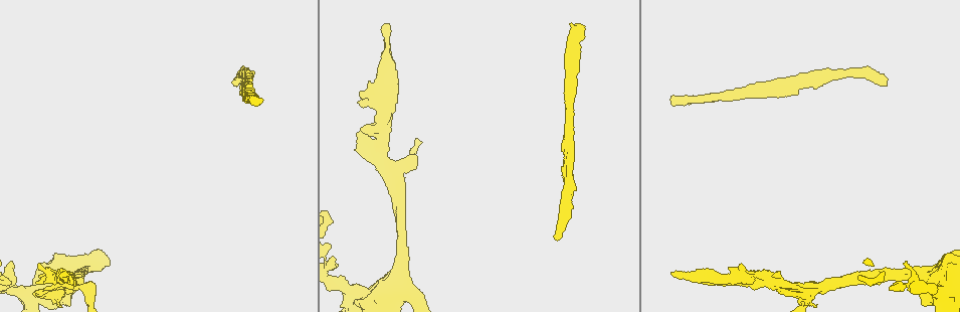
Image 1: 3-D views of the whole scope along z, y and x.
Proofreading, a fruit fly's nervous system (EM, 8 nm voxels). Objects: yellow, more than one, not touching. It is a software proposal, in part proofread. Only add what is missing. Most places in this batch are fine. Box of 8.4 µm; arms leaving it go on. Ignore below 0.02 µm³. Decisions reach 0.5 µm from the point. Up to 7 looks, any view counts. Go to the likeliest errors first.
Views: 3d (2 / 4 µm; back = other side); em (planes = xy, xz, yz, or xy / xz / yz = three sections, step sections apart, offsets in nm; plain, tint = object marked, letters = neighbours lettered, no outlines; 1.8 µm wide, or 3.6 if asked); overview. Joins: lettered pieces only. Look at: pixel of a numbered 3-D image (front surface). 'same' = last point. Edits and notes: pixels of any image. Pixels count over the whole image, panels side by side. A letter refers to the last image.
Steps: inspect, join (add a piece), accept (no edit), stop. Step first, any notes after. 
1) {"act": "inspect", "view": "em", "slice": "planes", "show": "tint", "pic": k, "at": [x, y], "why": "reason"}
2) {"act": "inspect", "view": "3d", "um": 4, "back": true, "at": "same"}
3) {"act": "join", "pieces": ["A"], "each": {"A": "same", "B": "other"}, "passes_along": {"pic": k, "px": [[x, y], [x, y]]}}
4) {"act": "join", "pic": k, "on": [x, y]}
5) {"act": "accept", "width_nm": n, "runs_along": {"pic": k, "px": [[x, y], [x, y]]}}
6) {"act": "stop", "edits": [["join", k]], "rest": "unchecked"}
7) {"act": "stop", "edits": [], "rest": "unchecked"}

{"act": "inspect", "view": "em", "slice": "xy", "step": 8, "show": "letters", "pic": 1, "at": [581, 25], "why": "an open end"}

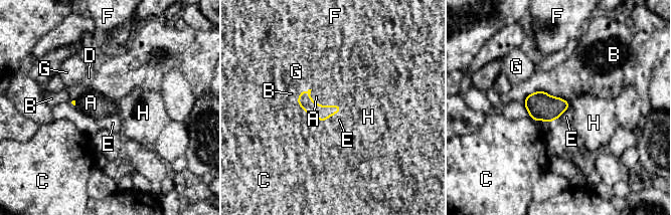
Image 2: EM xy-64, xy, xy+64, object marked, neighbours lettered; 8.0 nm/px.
{"act": "join", "pieces": ["A"], "longest_contact_nm": ["B", 360], "each": {"A": "same", "B": "other", "C": "other", "D": "other", "E": "other", "F": "other", "G": "other", "H": "other"}, "found": "it goes on there"}

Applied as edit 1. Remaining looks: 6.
{"act": "inspect", "view": "3d", "um": 4, "pic": 1, "at": [387, 24]}

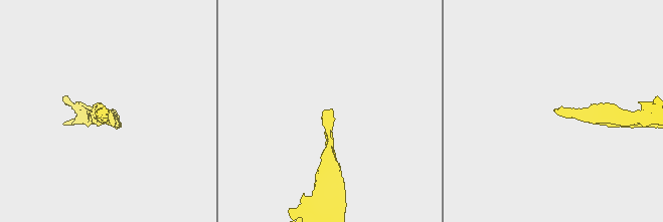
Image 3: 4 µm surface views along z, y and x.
{"act": "inspect", "view": "em", "slice": "planes", "show": "letters", "pic": 3, "at": [330, 111]}

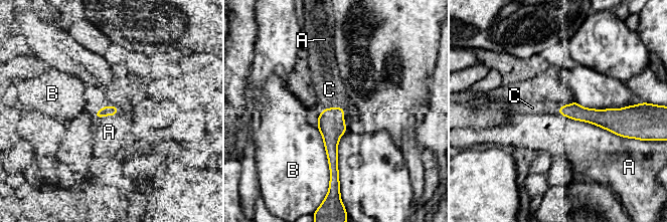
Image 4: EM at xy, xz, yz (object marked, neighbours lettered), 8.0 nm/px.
{"act": "join", "pieces": ["C"], "each": {"A": "other", "B": "other", "C": "same"}, "found": "it goes on there"}

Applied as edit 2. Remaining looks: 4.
{"act": "stop", "edits": [["join", 2], ["join", 4]], "rest": "unchecked"}

